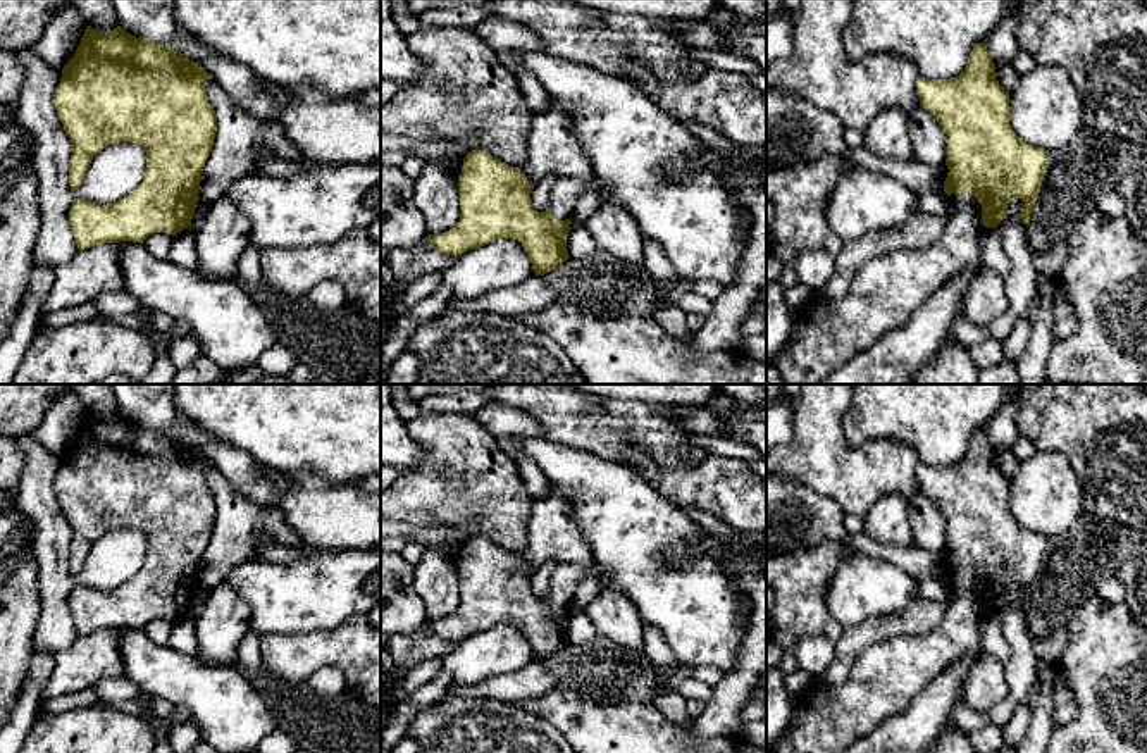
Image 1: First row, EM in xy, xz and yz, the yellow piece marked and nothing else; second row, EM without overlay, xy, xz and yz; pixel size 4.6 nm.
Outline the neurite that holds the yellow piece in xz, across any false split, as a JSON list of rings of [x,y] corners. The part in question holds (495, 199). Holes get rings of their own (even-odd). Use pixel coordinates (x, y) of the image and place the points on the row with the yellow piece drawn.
[[[484,150],[468,152],[463,159],[460,188],[460,221],[441,234],[429,234],[425,240],[431,248],[458,257],[472,248],[480,248],[499,238],[518,240],[532,264],[534,274],[544,276],[568,260],[567,236],[579,200],[584,195],[584,183],[572,176],[560,176],[549,193],[549,207],[541,214],[534,208],[525,174],[508,165]]]

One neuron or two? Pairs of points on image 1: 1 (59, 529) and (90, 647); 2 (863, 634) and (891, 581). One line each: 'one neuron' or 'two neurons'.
1: two neurons
2: two neurons

